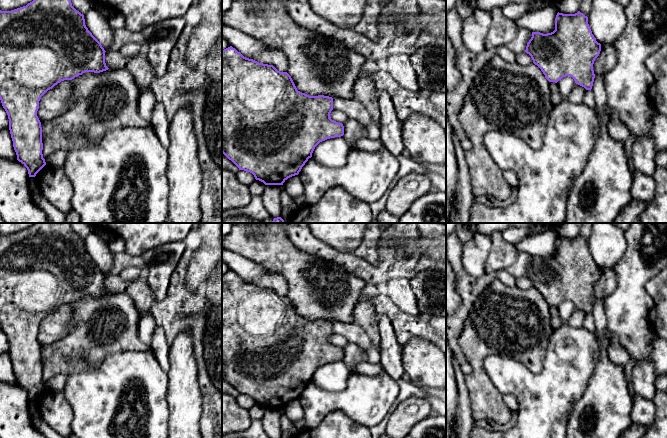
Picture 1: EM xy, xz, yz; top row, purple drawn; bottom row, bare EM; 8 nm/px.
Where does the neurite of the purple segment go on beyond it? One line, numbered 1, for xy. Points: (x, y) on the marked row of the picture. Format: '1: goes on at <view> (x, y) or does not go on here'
1: does not go on here

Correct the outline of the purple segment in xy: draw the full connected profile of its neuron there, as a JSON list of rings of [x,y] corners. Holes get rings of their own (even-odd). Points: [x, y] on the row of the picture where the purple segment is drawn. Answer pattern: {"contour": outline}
{"contour": [[[33,0],[11,11],[0,10],[0,100],[8,115],[17,160],[27,168],[29,177],[35,177],[46,165],[42,154],[42,127],[37,116],[41,97],[61,81],[72,80],[85,72],[108,70],[105,52],[86,27],[84,15],[72,6],[71,0]]]}

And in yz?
{"contour": [[[580,11],[575,14],[558,12],[555,18],[555,30],[547,34],[532,32],[532,37],[525,50],[549,82],[557,83],[563,77],[570,76],[576,84],[586,90],[592,89],[595,78],[593,64],[600,51],[601,44],[596,41],[592,34],[588,17]]]}

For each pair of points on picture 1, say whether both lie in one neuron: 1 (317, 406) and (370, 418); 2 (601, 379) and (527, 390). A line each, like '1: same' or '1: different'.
1: same
2: different

